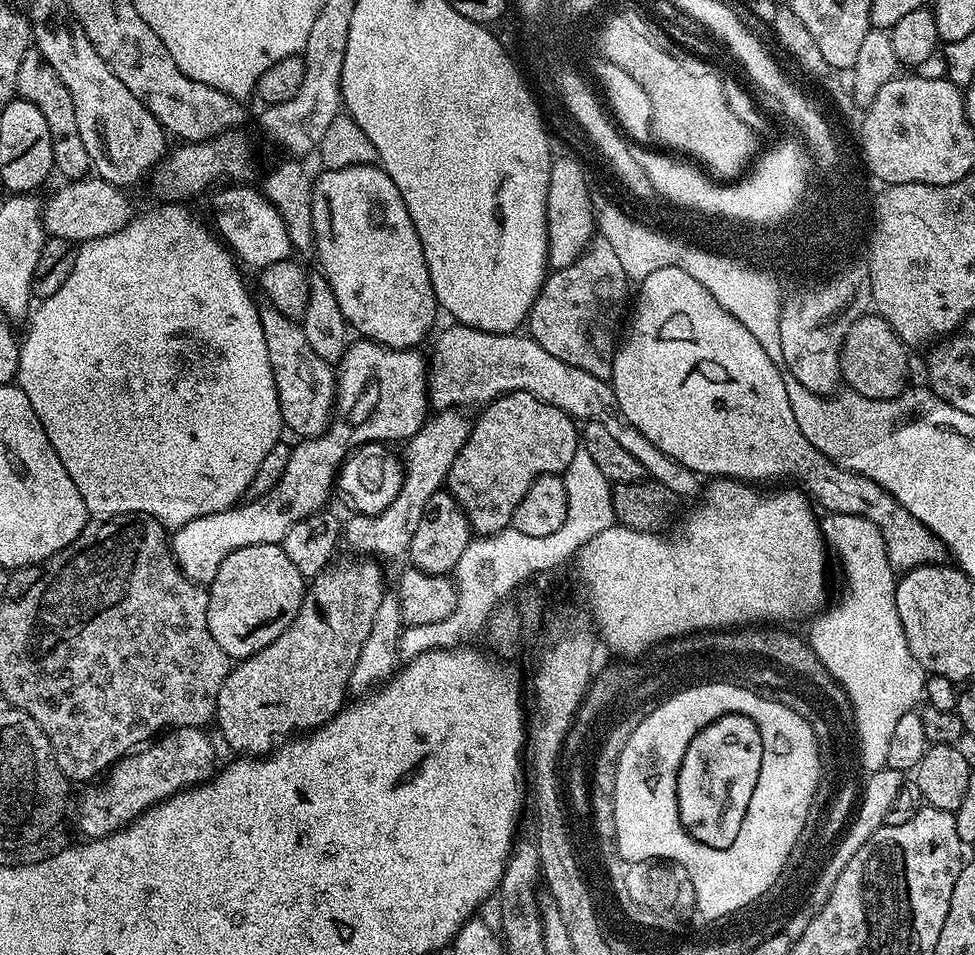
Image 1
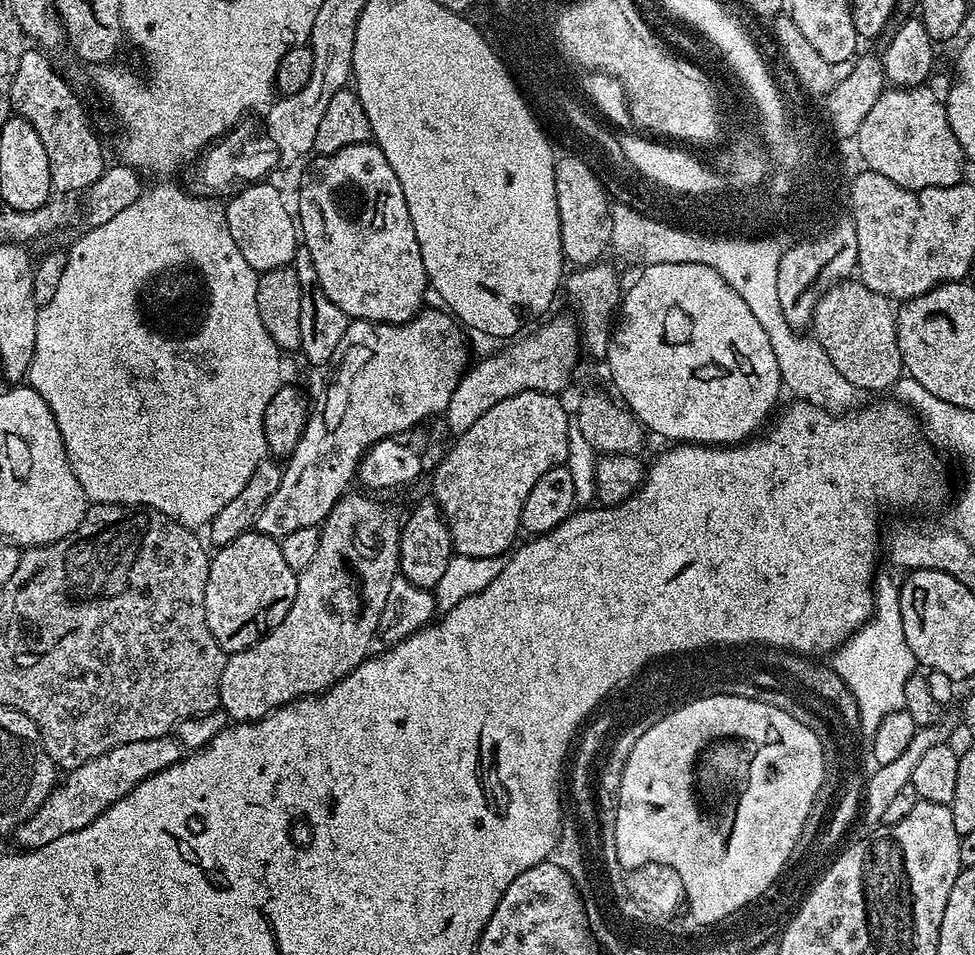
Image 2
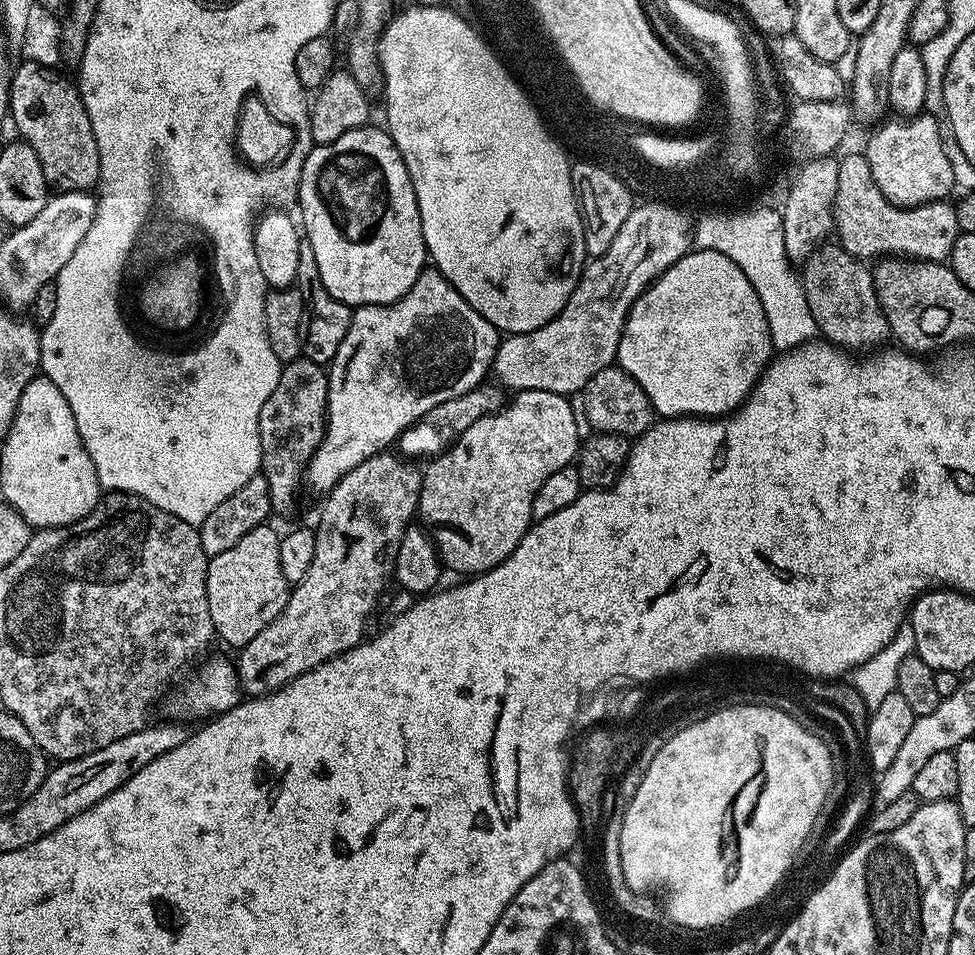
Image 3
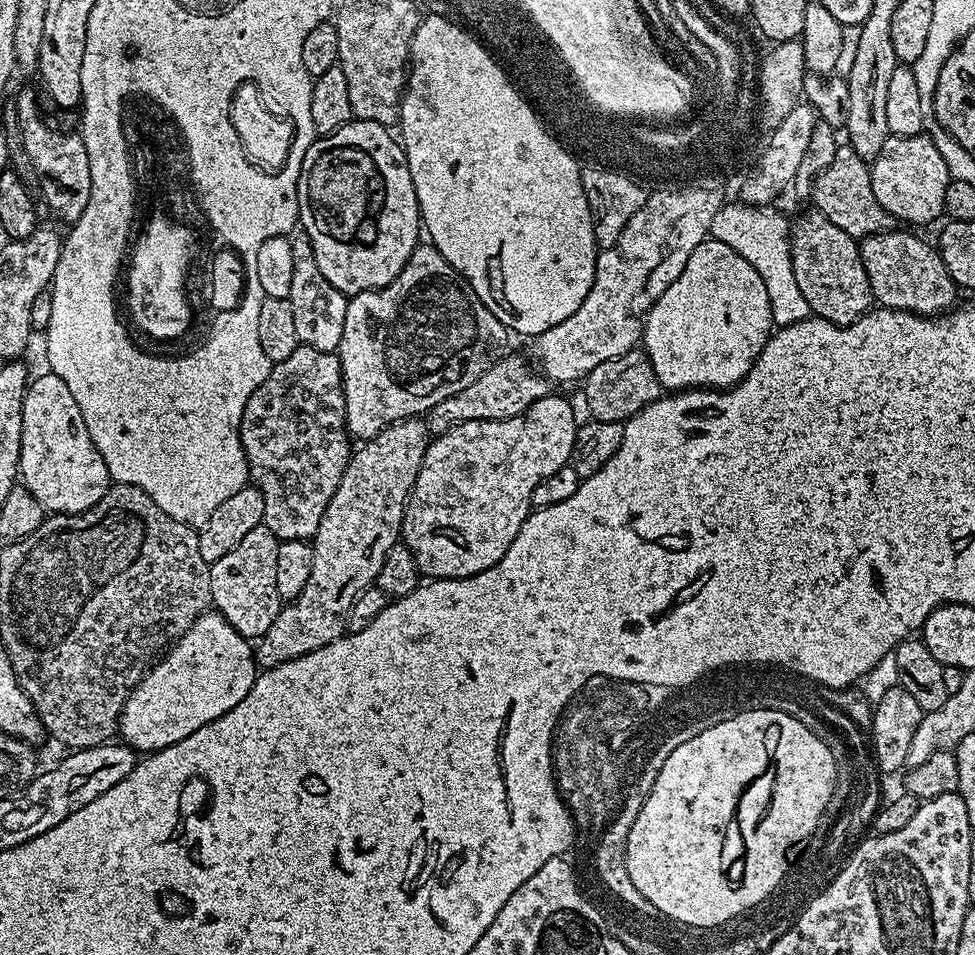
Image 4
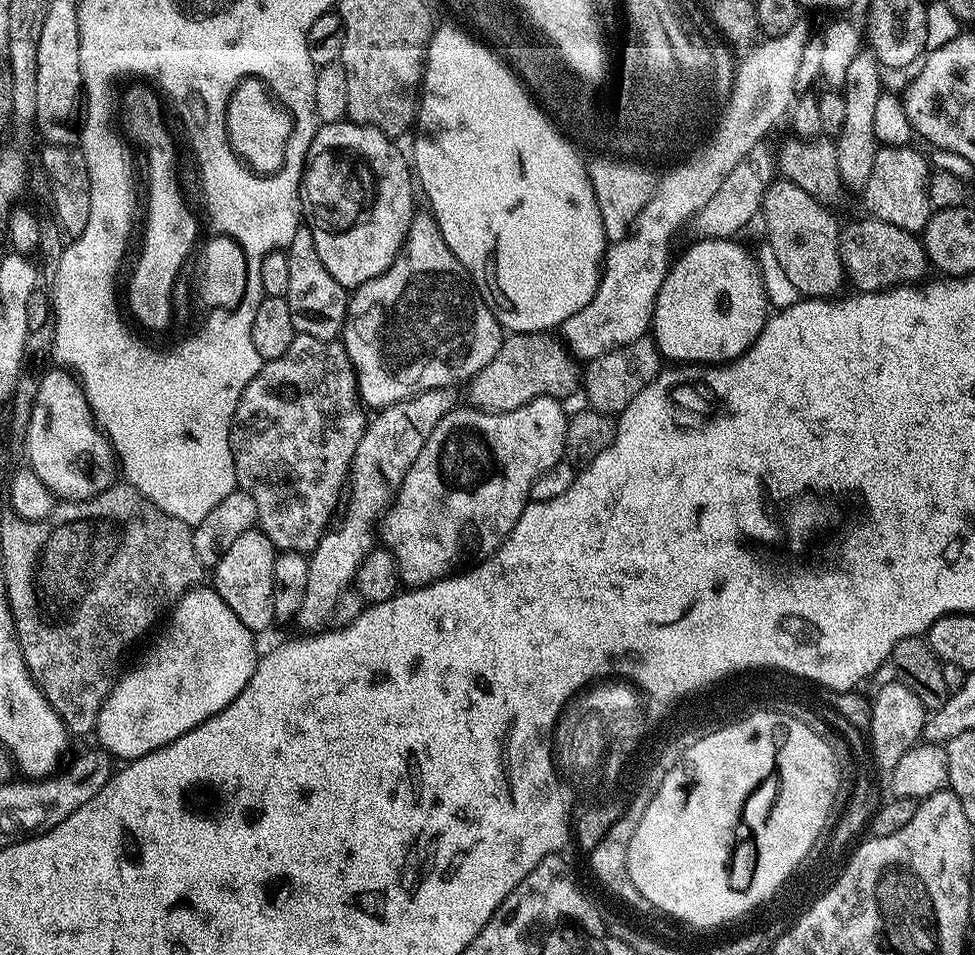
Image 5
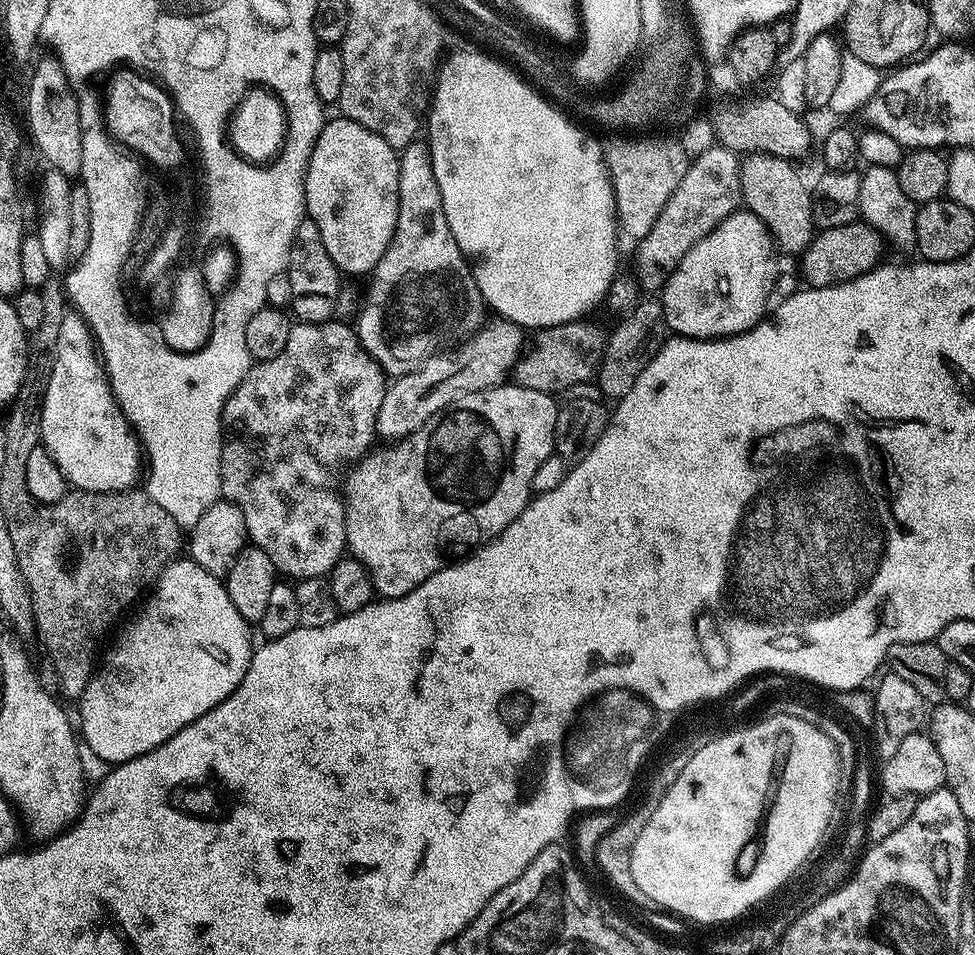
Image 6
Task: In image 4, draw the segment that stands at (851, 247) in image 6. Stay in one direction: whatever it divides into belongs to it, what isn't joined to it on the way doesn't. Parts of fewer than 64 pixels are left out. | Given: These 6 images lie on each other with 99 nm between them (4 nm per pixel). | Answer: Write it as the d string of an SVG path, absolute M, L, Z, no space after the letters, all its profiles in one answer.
M893 230L865 236L859 241L859 246L866 278L870 278L872 298L879 307L914 312L917 316L935 316L949 311L957 303L955 302L958 295L956 284L946 270L946 262L942 262L939 251L933 245L931 248L926 241L919 240L908 232Z

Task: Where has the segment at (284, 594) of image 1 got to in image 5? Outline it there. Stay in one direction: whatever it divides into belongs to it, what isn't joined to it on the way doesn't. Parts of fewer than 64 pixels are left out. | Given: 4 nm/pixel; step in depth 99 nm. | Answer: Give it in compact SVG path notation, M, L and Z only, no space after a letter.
M259 527L246 530L230 542L230 546L214 565L216 581L214 587L217 594L238 614L238 622L246 626L252 633L260 634L274 624L274 566L278 550L270 538L260 531Z

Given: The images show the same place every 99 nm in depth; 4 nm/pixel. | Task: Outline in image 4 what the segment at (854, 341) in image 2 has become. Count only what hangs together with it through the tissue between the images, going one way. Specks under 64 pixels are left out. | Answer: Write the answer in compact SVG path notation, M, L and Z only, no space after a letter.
M809 211L809 216L800 216L790 228L792 265L798 290L806 297L808 311L831 324L853 324L859 316L873 307L870 278L862 266L857 237L838 230L821 212Z

